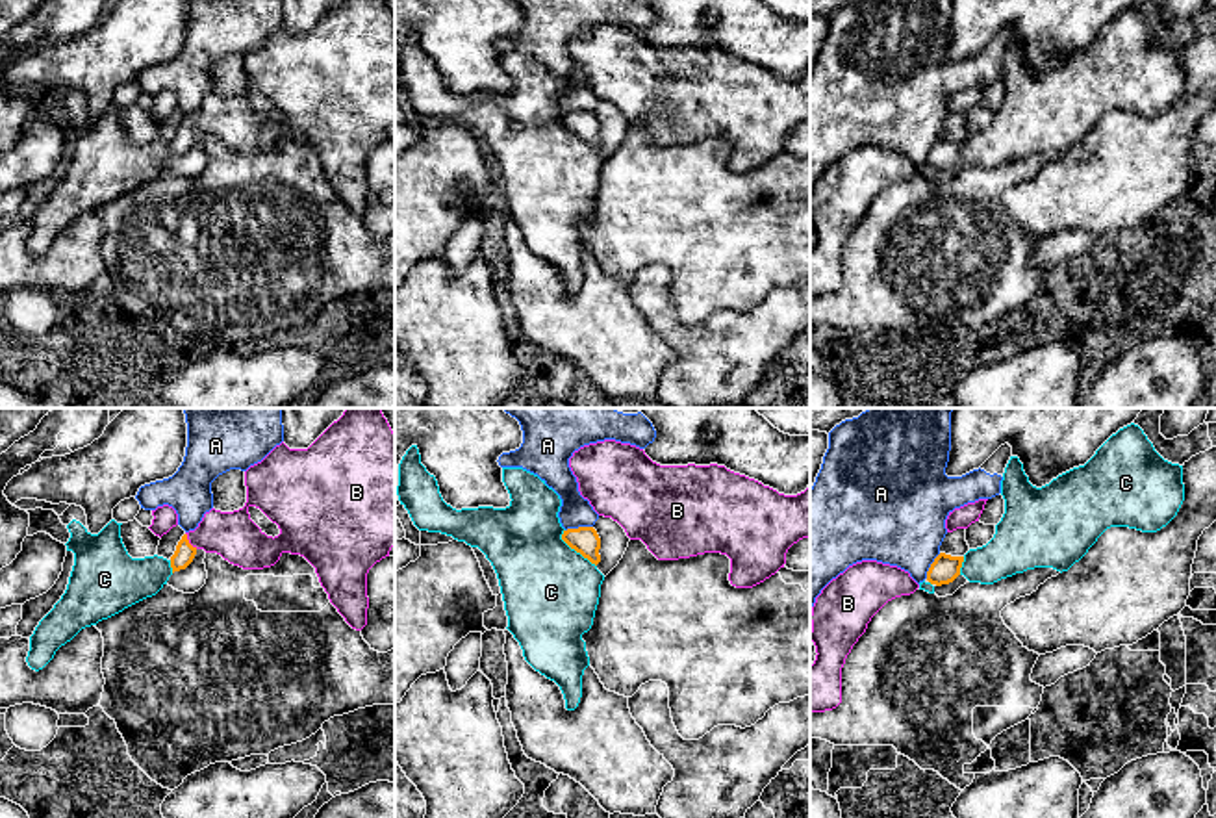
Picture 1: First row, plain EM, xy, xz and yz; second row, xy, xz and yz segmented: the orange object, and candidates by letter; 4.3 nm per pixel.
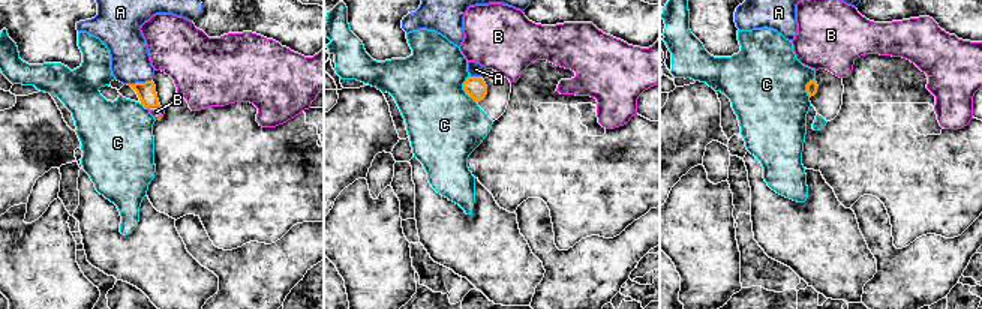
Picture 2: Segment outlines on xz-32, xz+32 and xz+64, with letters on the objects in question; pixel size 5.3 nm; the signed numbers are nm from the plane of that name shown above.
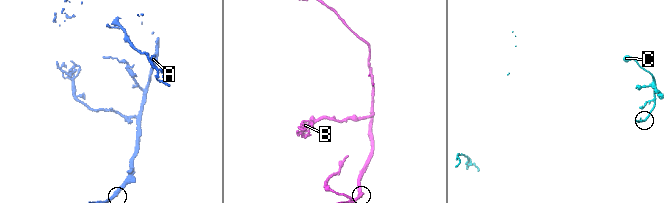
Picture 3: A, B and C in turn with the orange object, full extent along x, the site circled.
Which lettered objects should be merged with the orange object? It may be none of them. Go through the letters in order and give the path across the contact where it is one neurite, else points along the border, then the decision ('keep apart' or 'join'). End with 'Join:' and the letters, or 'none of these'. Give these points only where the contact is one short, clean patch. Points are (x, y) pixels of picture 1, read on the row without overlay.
A: border xz (592, 110), (566, 115); keep apart
B: way xy (184, 138), (188, 127), (210, 119), (232, 119); join
C: border xz (564, 114), (562, 123), (595, 151); keep apart
Join: B

